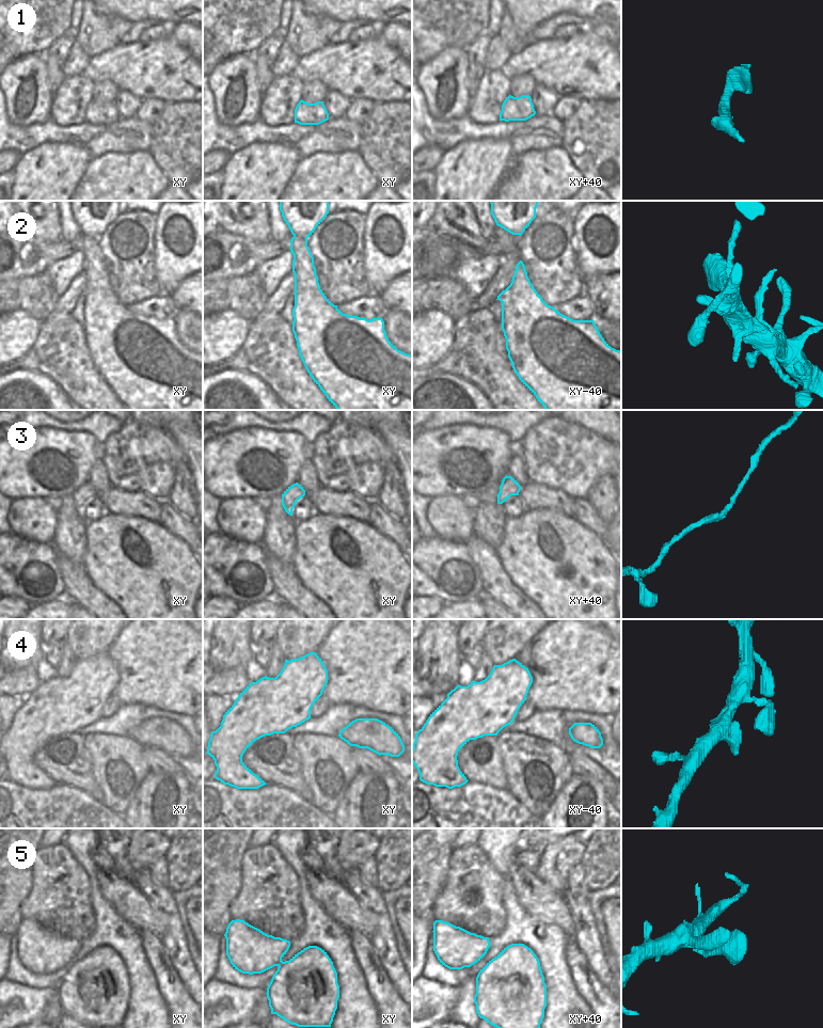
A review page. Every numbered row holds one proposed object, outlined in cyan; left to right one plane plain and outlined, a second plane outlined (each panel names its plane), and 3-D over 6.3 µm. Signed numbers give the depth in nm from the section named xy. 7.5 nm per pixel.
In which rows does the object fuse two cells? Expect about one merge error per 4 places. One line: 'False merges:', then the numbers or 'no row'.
False merges: no row

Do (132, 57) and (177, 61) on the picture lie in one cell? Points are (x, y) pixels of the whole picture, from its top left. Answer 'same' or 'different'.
same

